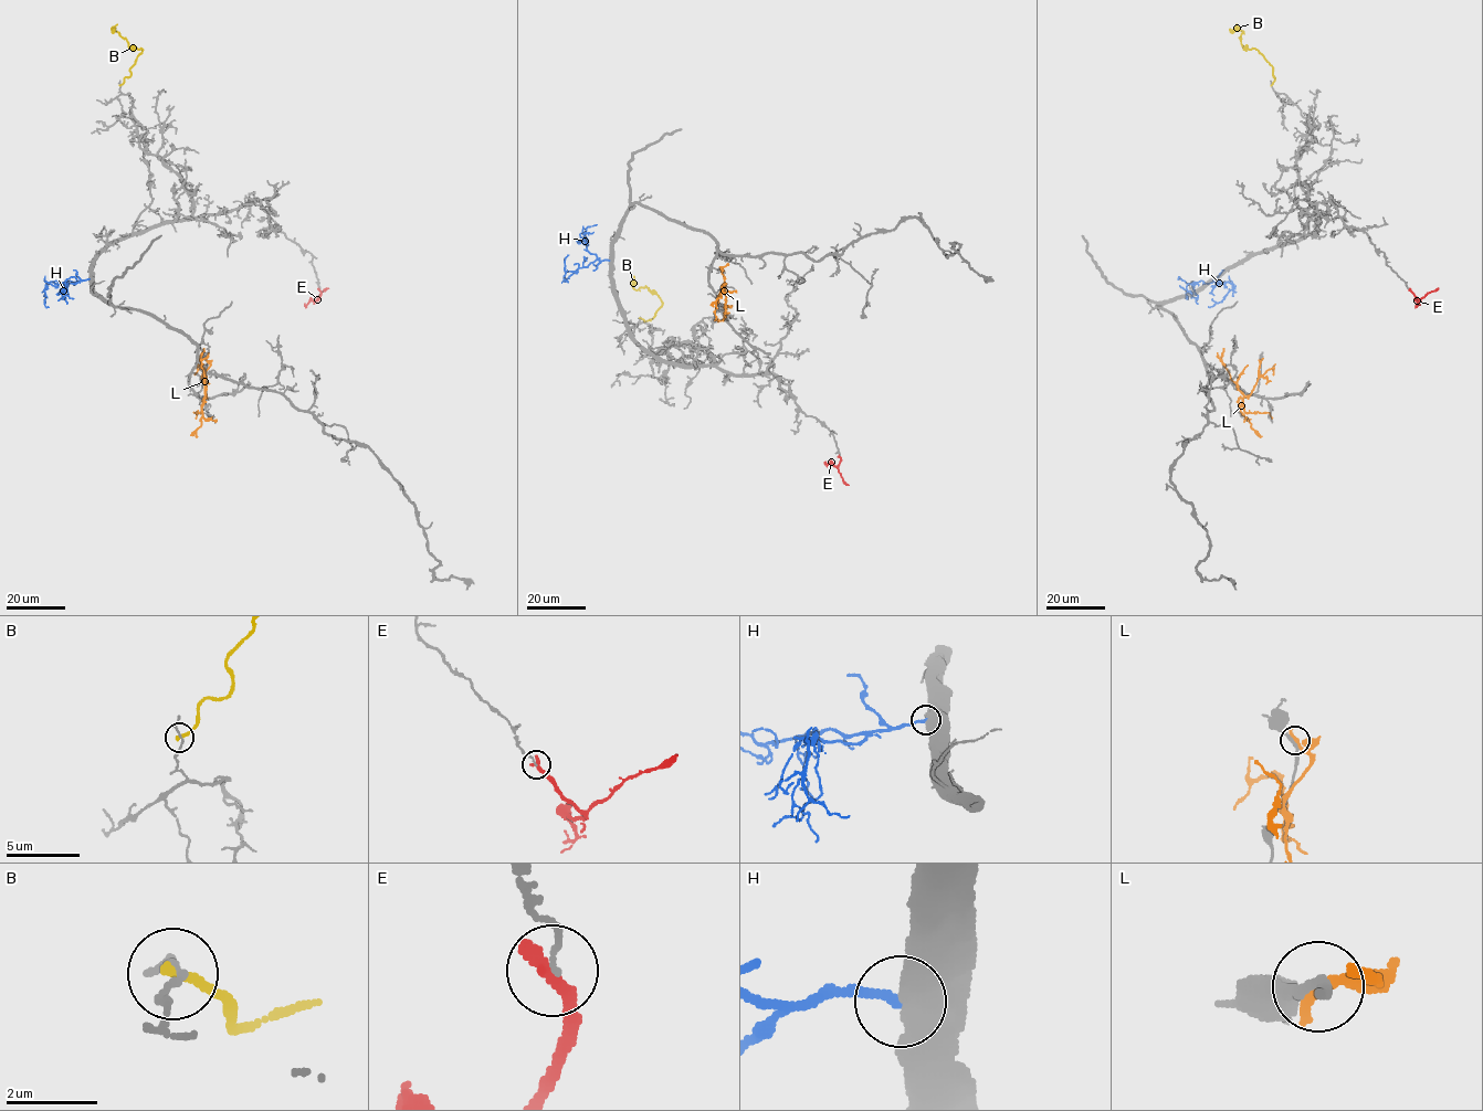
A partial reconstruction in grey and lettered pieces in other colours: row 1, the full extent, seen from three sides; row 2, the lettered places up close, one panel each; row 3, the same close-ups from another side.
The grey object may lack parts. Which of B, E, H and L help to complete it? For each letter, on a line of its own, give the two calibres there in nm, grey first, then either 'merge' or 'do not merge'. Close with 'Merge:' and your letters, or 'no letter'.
B: calibres 110 and 240 nm; do not merge
E: calibres 110 and 360 nm; do not merge
H: calibres 700 and 200 nm; do not merge
L: calibres 240 and 360 nm; do not merge
Merge: no letter

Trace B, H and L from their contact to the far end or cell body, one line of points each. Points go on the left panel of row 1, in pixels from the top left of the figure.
B: (119, 85), (130, 75), (129, 69), (142, 50), (130, 48), (114, 29)
H: (88, 279), (50, 282), (43, 291), (45, 306), (49, 307)
L: (207, 360), (210, 366), (204, 373), (204, 395), (200, 362), (203, 348)

